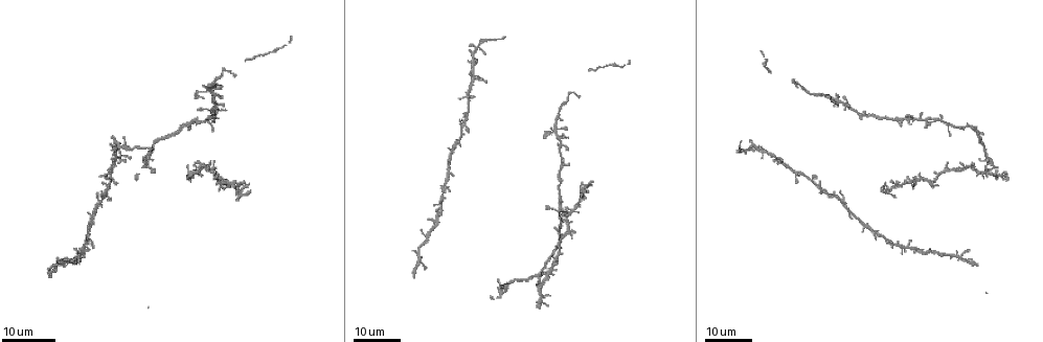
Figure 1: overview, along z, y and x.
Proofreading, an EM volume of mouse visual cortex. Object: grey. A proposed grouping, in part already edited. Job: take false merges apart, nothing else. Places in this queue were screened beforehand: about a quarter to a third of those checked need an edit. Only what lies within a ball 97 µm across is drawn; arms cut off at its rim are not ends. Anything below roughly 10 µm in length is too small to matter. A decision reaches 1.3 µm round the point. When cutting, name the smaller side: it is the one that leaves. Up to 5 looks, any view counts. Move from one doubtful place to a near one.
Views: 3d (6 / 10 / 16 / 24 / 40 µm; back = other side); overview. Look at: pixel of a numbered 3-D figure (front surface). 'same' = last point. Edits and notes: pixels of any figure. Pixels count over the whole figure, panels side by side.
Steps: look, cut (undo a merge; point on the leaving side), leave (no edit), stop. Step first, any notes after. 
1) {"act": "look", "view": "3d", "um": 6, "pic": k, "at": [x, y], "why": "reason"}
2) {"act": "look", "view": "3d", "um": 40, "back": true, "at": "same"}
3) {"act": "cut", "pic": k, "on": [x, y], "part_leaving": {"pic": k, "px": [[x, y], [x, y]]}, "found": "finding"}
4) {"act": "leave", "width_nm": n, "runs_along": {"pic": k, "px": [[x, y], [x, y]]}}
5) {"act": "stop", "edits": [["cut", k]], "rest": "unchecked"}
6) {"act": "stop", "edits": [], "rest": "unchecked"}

{"act": "look", "view": "3d", "um": 24, "pic": 1, "at": [775, 159], "why": "a fork"}

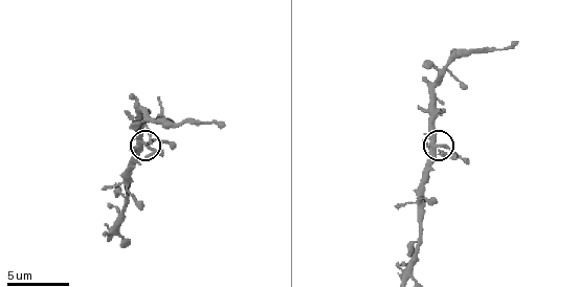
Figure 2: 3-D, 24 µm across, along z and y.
{"act": "look", "view": "3d", "um": 10, "pic": 2, "at": [444, 144]}

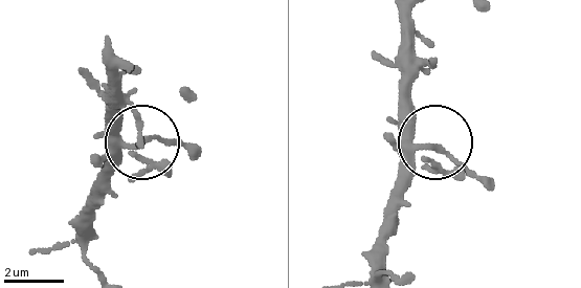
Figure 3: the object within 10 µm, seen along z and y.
{"act": "leave", "side_arm_um": 79, "runs_along": {"pic": 3, "px": [[434, 151], [420, 149], [392, 189]]}, "found": "continuous, no second neuron"}

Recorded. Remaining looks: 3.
{"act": "look", "view": "3d", "um": 10, "pic": 2, "at": [120, 212], "why": "three-way junction"}

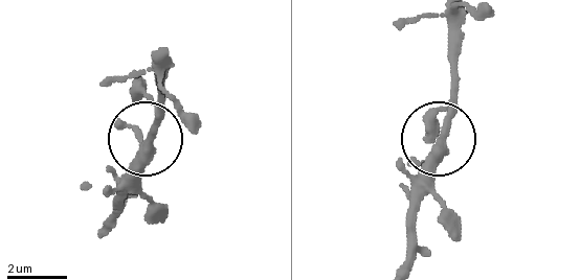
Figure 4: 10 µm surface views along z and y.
{"act": "look", "view": "3d", "um": 10, "back": true, "pic": 4, "at": [442, 141]}

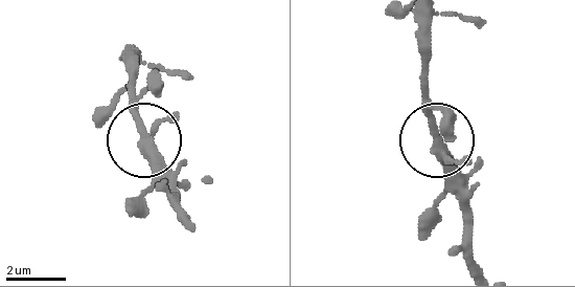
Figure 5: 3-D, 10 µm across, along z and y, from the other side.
{"act": "leave", "runs_along": {"pic": 5, "px": [[128, 47], [128, 103], [151, 190]]}, "found": "continuous, no second neuron"}

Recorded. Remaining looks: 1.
{"act": "stop", "edits": [], "rest": "unchecked"}

